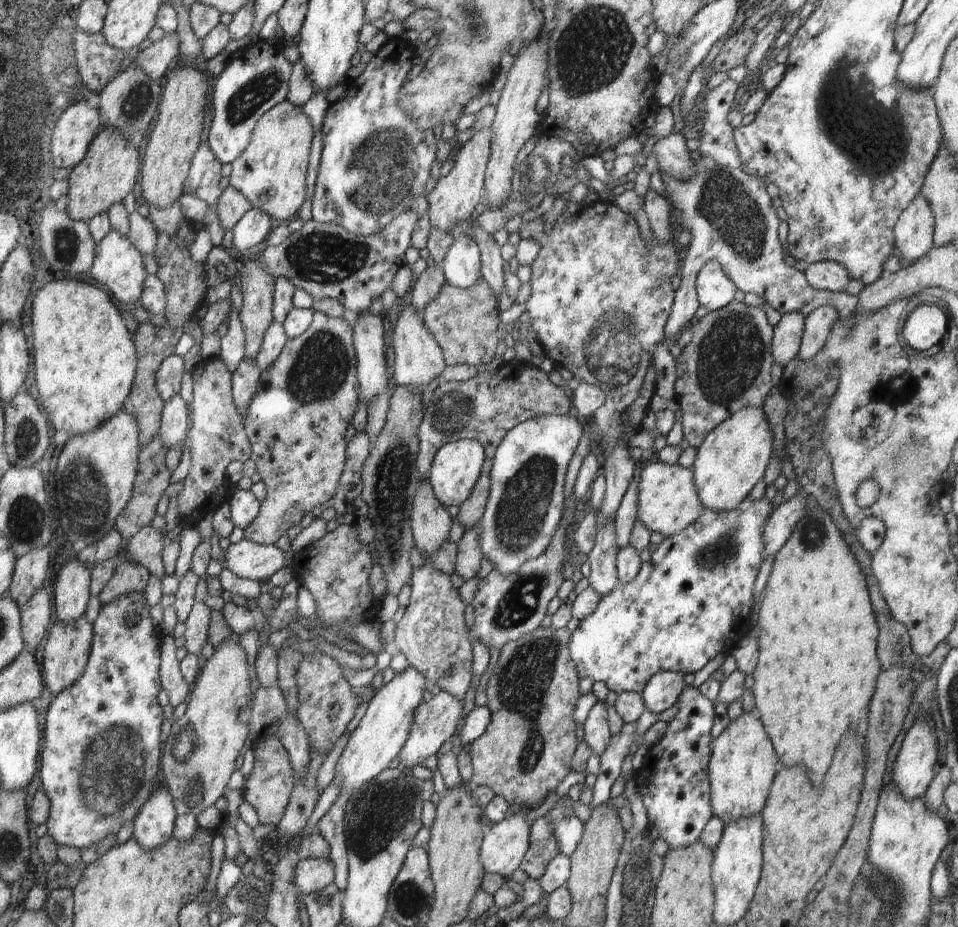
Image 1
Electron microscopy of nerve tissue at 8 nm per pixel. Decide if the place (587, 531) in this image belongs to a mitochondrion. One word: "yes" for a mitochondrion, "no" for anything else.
no

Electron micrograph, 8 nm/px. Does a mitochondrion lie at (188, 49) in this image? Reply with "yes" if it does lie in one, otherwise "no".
no

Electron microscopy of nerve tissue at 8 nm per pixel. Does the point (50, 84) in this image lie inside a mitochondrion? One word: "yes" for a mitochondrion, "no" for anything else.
yes

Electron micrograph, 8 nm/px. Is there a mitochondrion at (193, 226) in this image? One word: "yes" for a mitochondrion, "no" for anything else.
no

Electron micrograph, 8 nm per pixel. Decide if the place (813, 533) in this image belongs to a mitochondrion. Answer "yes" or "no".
yes

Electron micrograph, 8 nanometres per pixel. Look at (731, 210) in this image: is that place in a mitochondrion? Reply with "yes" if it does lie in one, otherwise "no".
yes

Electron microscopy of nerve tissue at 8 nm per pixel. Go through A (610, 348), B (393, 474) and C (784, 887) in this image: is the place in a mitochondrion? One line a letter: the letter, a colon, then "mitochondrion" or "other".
A: mitochondrion
B: mitochondrion
C: other

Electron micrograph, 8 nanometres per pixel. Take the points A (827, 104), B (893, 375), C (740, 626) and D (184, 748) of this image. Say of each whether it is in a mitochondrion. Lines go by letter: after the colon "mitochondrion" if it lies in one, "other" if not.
A: mitochondrion
B: mitochondrion
C: other
D: mitochondrion

